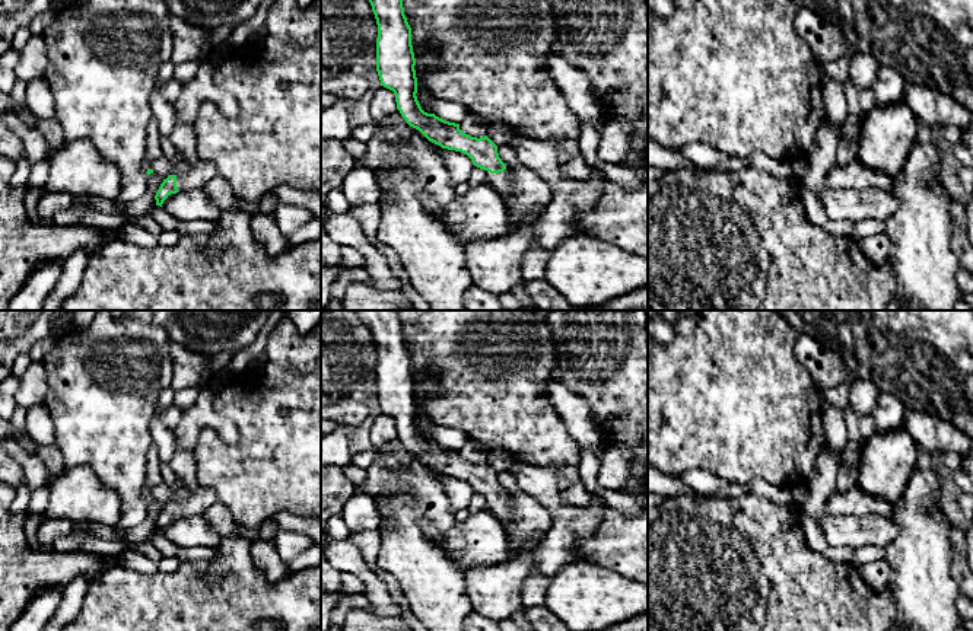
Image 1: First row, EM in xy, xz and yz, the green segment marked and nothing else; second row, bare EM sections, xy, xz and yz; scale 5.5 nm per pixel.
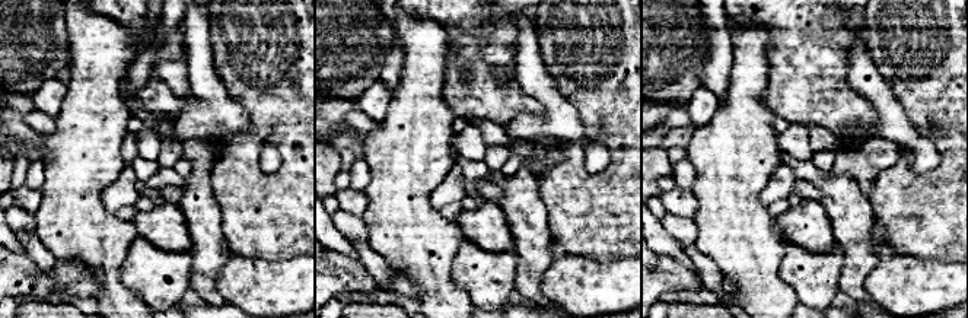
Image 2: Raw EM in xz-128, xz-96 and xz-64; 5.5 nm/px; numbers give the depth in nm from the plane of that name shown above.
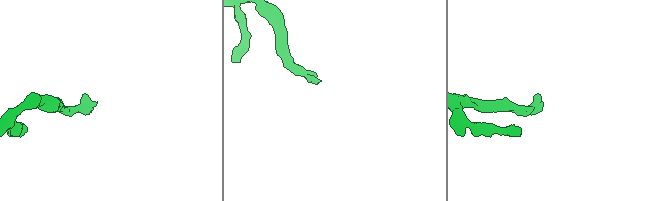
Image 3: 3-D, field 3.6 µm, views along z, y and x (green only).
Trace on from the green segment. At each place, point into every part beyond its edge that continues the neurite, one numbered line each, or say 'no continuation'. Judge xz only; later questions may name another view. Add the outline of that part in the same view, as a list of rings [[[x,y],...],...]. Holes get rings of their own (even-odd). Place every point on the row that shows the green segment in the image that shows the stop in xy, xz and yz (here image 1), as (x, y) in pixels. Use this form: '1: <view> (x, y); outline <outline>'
1: xz (501, 181); outline [[[505,169],[503,172],[492,173],[489,184],[495,187],[502,195],[511,195],[512,194],[511,191],[512,181],[513,181],[512,173]]]

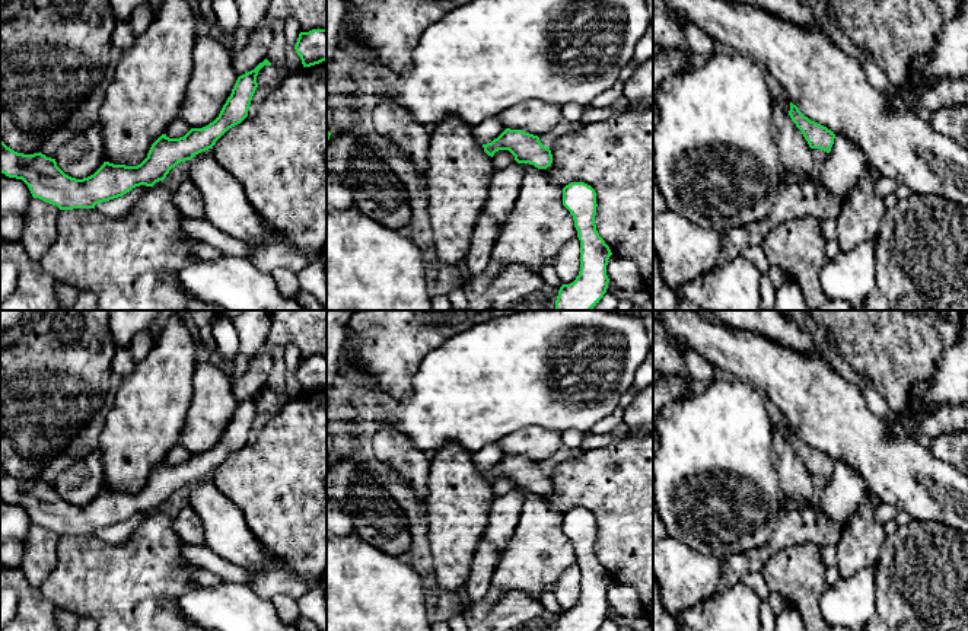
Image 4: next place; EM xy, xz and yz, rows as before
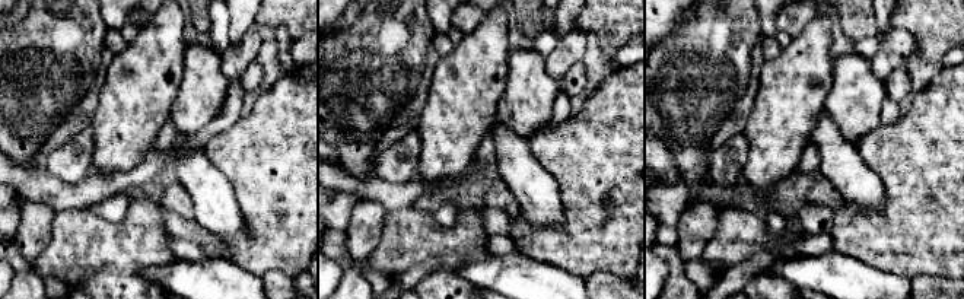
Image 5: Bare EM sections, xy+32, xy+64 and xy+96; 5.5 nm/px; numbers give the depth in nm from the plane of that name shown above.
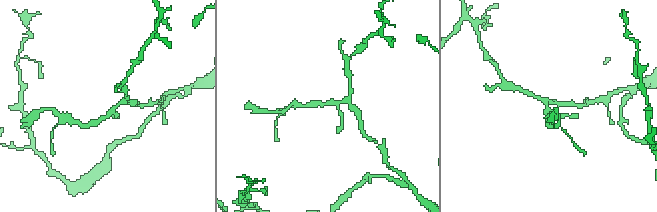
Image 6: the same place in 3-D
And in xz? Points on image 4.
no continuation

